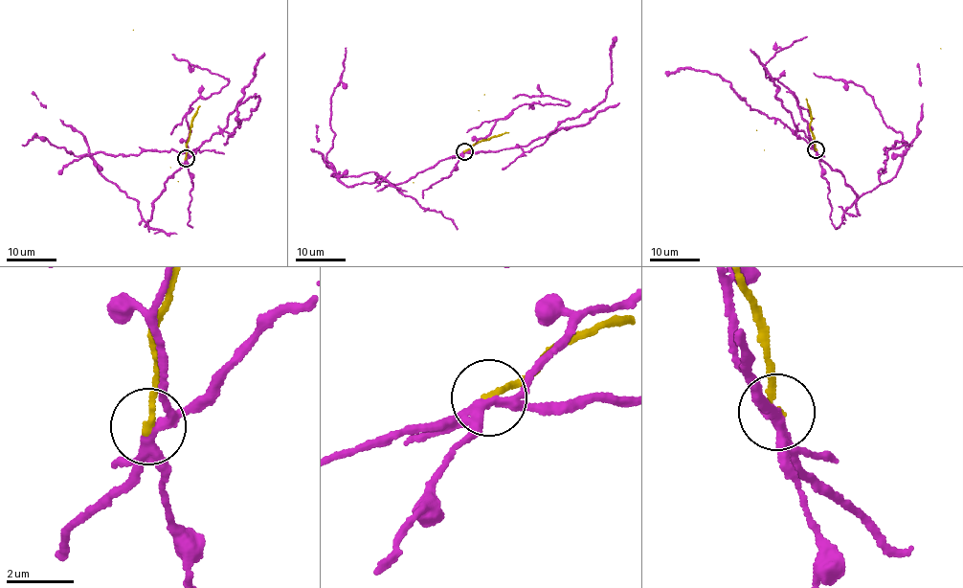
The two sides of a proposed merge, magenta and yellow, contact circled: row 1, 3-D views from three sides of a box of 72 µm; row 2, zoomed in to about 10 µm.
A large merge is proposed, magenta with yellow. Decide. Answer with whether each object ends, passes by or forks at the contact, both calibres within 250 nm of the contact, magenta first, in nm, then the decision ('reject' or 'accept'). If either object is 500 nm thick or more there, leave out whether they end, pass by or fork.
magenta forks; yellow ends; calibres 240 and 190 nm; reject

